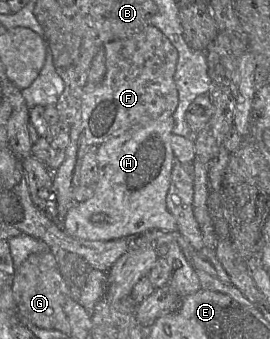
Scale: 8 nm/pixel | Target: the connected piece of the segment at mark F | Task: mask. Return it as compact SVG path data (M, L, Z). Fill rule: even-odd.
M148 25L133 37L106 43L104 49L105 77L100 84L88 87L83 94L78 120L70 127L65 160L53 174L57 223L62 224L67 212L75 204L74 193L79 184L82 160L91 146L101 145L161 115L173 115L179 104L175 84L178 51L159 29Z

